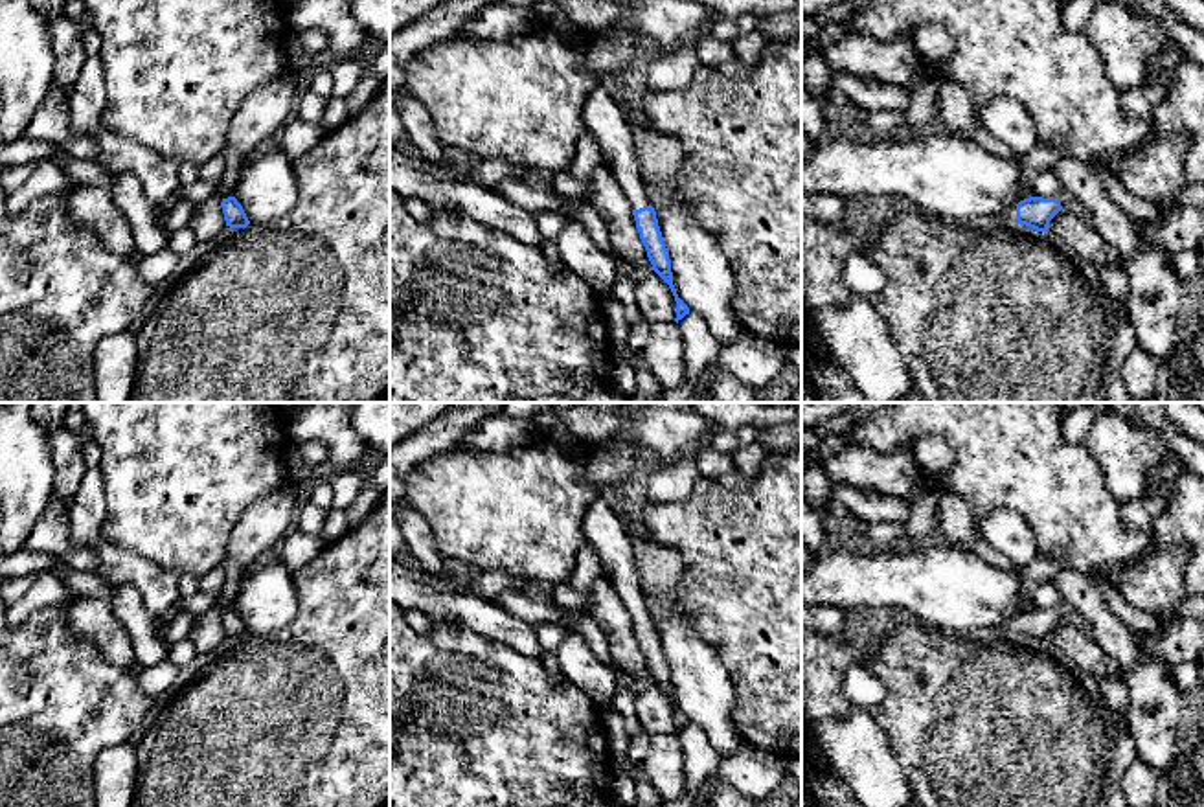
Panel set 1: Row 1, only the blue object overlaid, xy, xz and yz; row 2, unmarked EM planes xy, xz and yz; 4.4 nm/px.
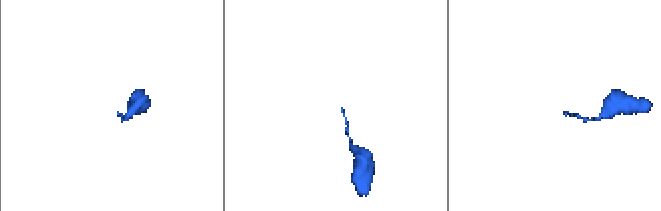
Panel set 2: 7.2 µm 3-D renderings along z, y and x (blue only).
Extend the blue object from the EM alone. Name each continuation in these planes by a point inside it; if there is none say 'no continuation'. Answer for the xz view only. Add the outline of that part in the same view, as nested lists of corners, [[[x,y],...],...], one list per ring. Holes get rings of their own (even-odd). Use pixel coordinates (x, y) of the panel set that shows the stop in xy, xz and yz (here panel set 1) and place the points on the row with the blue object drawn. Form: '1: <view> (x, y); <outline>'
1: xz (602, 116); [[[601,85],[588,94],[581,119],[596,138],[603,164],[612,169],[632,210],[649,206],[649,195],[634,160],[632,127]]]

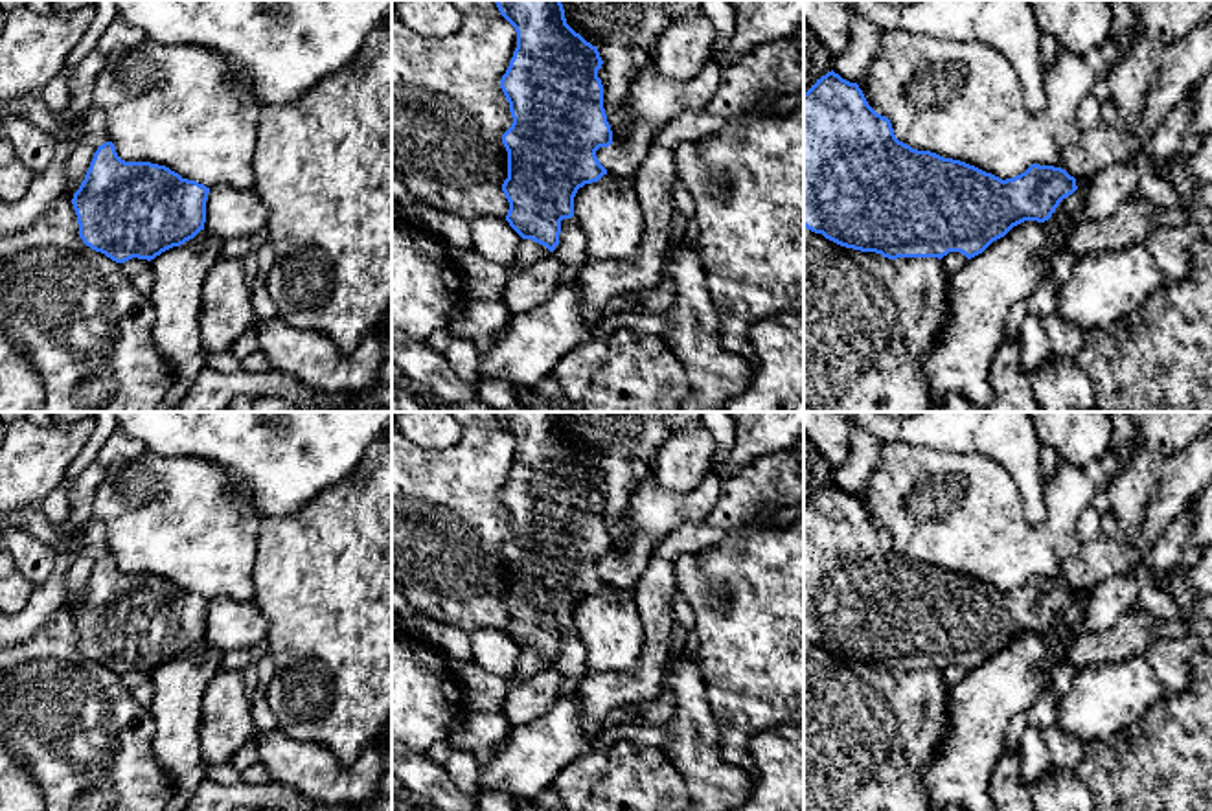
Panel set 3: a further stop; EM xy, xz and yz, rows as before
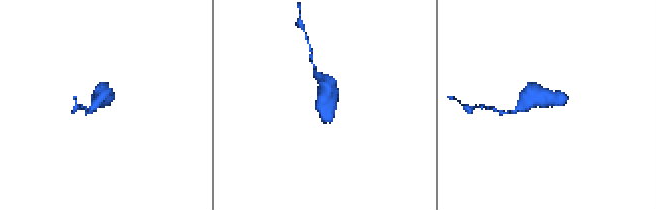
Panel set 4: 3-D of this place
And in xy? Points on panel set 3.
no continuation

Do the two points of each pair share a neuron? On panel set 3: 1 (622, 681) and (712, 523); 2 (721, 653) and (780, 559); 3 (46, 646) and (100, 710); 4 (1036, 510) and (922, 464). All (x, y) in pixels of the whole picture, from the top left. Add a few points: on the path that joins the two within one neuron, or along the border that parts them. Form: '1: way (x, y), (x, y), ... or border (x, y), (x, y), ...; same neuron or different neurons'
1: way (657, 646), (657, 583), (663, 561), (668, 556); same neuron
2: way (745, 629), (784, 591), (784, 583); same neuron
3: way (52, 662), (83, 694); same neuron
4: border (1003, 466), (1019, 493), (1023, 515), (1043, 525); different neurons

